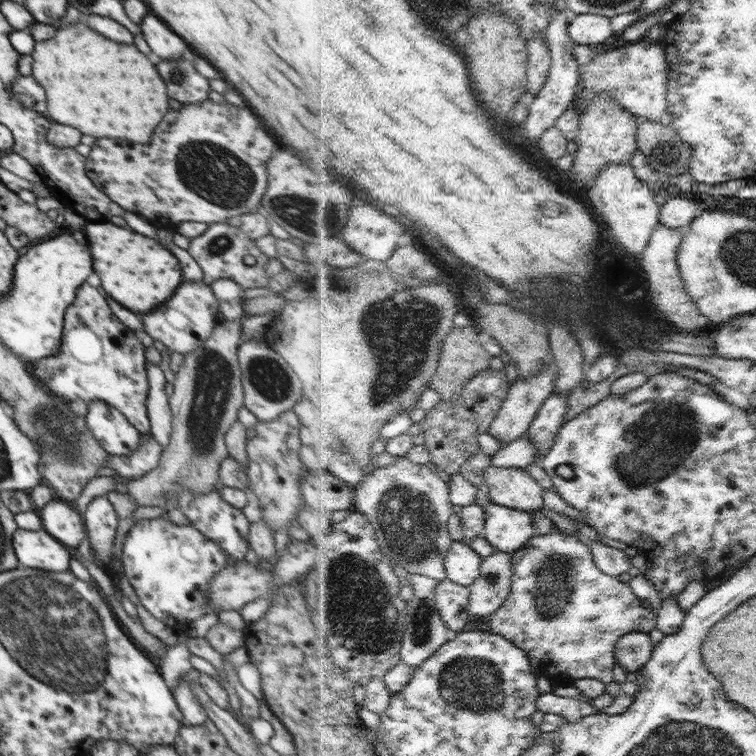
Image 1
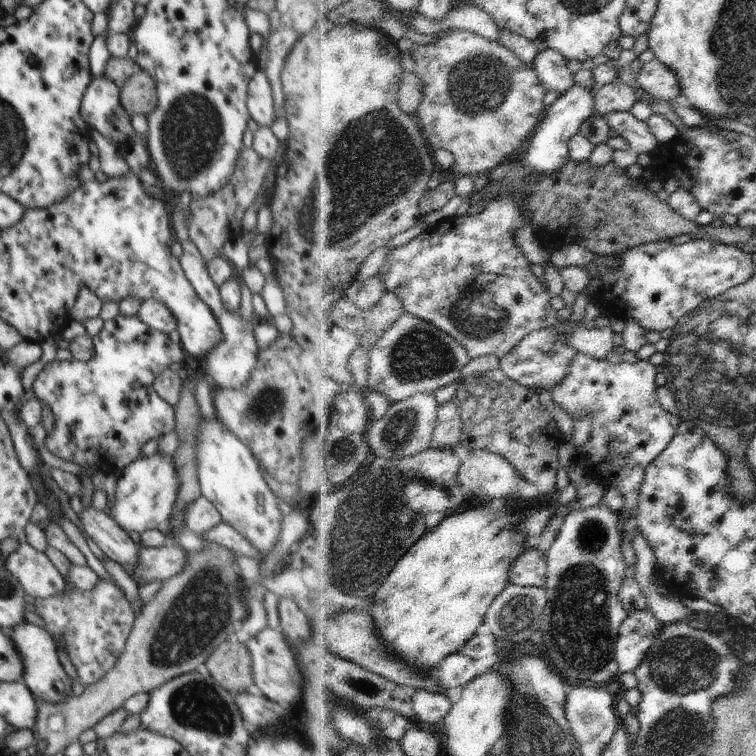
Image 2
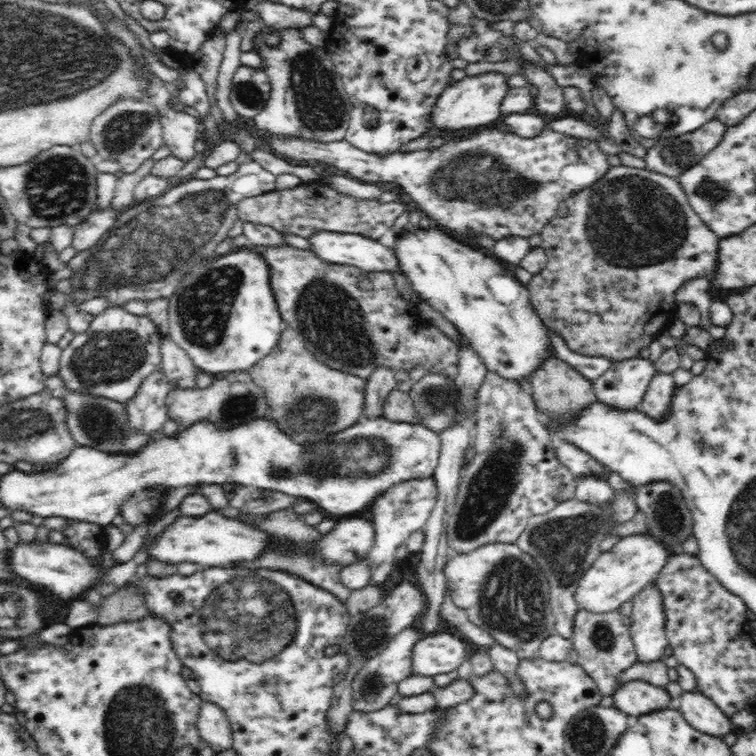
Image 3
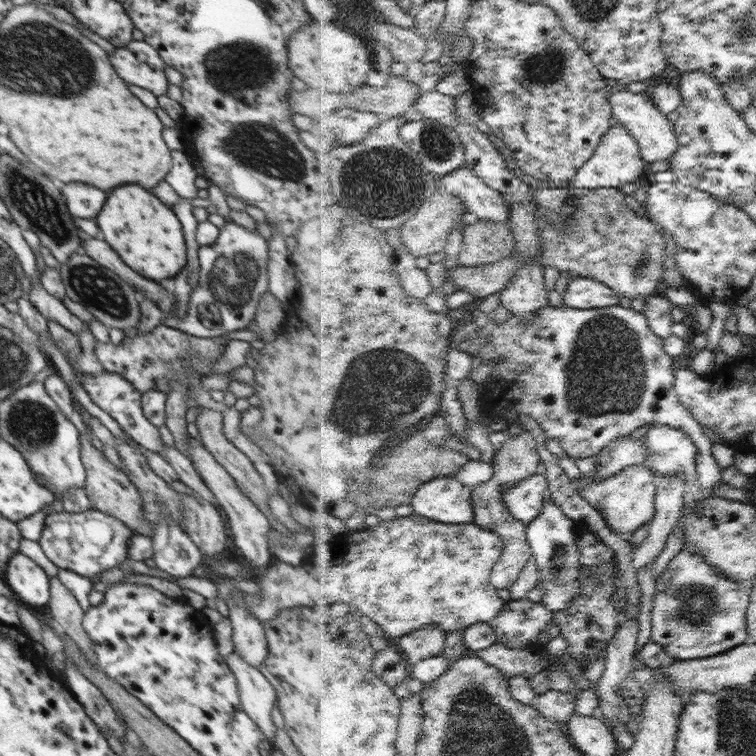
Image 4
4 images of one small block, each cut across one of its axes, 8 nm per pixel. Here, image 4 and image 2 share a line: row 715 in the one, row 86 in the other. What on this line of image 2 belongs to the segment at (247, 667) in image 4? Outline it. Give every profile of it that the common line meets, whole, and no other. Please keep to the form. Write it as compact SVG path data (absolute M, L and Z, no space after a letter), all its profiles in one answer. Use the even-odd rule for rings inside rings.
M260 68L248 82L248 100L246 100L248 112L256 124L271 128L277 119L272 88L267 74Z

